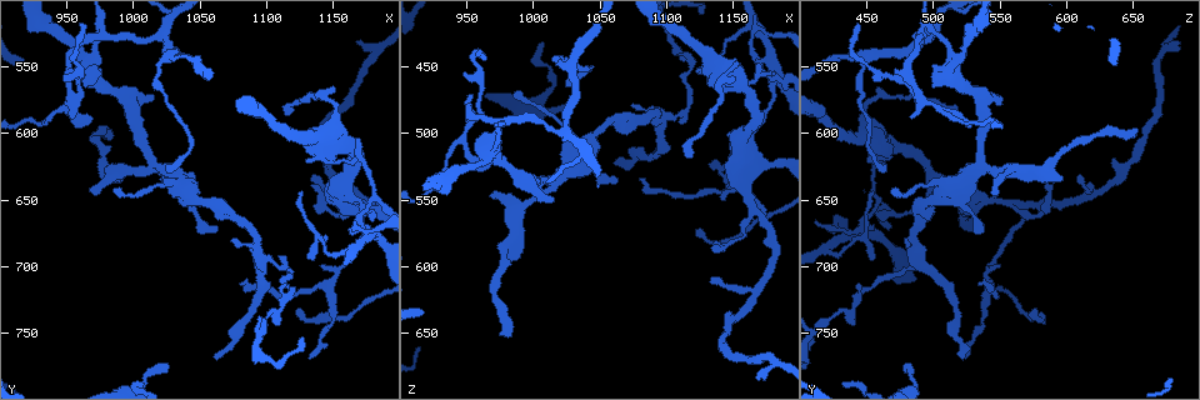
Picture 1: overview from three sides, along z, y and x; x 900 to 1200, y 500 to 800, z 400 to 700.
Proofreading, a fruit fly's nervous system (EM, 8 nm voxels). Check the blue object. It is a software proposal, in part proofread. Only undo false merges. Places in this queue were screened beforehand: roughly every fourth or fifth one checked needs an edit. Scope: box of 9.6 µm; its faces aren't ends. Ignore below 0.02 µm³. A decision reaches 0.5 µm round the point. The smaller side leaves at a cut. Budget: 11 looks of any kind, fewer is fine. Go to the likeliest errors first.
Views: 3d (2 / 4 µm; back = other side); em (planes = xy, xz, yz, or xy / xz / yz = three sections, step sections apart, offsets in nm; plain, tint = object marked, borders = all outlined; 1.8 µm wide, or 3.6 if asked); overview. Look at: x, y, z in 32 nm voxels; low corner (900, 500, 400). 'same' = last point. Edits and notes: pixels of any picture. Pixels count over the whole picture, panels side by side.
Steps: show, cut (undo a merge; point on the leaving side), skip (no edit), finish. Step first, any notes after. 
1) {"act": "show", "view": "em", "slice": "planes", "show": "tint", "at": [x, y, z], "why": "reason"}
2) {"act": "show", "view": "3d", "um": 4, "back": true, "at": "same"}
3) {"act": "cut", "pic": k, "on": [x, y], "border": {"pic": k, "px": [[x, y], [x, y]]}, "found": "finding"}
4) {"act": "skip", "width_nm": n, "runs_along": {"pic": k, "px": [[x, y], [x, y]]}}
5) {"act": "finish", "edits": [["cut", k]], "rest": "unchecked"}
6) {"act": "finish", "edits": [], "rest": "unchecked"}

{"act": "show", "view": "em", "slice": "planes", "show": "tint", "at": [1172, 674, 444], "why": "thin neck"}

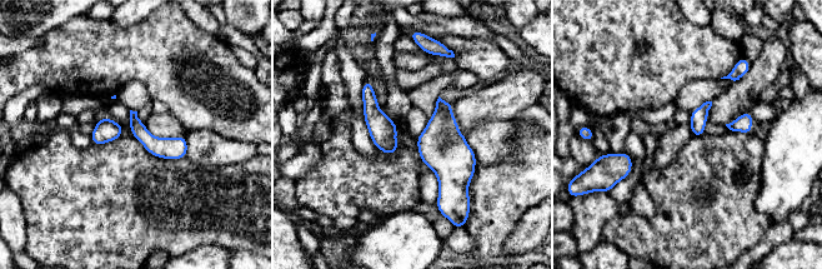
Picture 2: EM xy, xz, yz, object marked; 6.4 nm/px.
{"act": "skip", "runs_along": {"pic": 2, "px": [[133, 114], [156, 147], [184, 150]]}, "found": "one cell here"}

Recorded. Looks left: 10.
{"act": "show", "view": "3d", "um": 2, "back": true, "at": [976, 524, 492], "why": "sharp bend"}

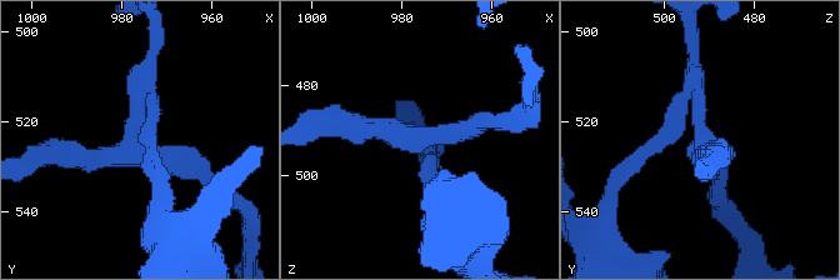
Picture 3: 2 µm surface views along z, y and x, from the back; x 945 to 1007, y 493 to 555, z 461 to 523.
{"act": "show", "view": "em", "um": 3.6, "slice": "planes", "show": "tint", "at": [977, 524, 492]}

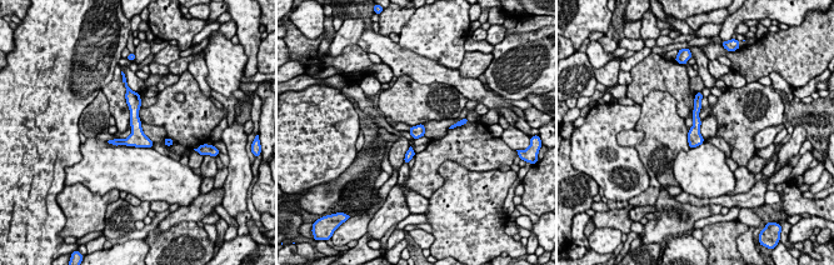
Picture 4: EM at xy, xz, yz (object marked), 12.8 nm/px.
{"act": "skip", "width_nm": 160, "runs_along": {"pic": 4, "px": [[135, 98], [136, 131], [149, 144]]}, "found": "one cell here"}

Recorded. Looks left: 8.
{"act": "show", "view": "3d", "um": 2, "at": [1160, 634, 498]}

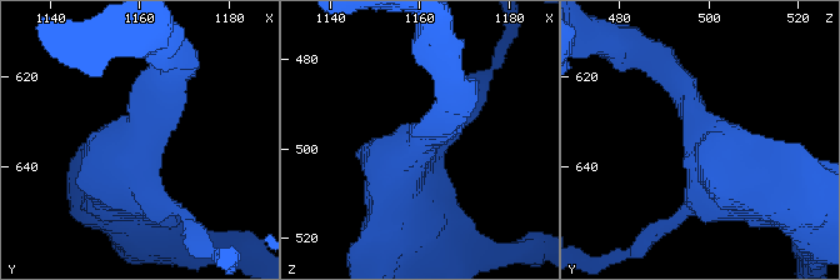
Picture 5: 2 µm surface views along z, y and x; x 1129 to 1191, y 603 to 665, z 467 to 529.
{"act": "show", "view": "em", "slice": "planes", "show": "tint", "at": [1159, 636, 500], "why": "need the tissue"}

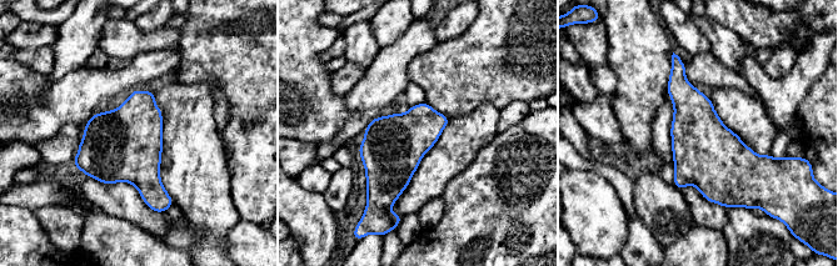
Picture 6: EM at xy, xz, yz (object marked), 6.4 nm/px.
{"act": "skip", "width_nm": 380, "found": "continuous, no second cell"}

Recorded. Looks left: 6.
{"act": "show", "view": "em", "slice": "planes", "show": "plain", "at": [1094, 694, 488], "why": "thick turns thin"}

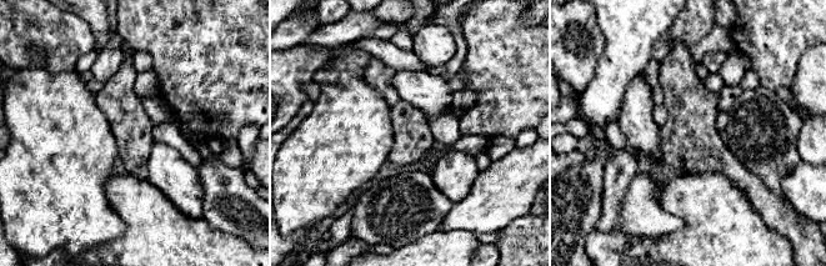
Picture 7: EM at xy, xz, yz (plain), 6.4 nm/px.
{"act": "show", "view": "em", "slice": "planes", "show": "tint", "at": "same"}

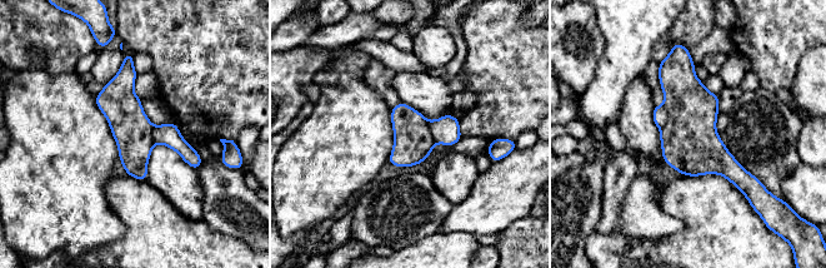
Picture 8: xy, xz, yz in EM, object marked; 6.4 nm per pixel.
{"act": "cut", "pic": 8, "on": [659, 114], "border": {"pic": 8, "px": [[664, 105], [666, 122], [660, 128]]}, "found": "a second cell is stuck on"}

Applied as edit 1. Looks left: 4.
{"act": "finish", "edits": [["cut", 8]], "rest": "unchecked"}

